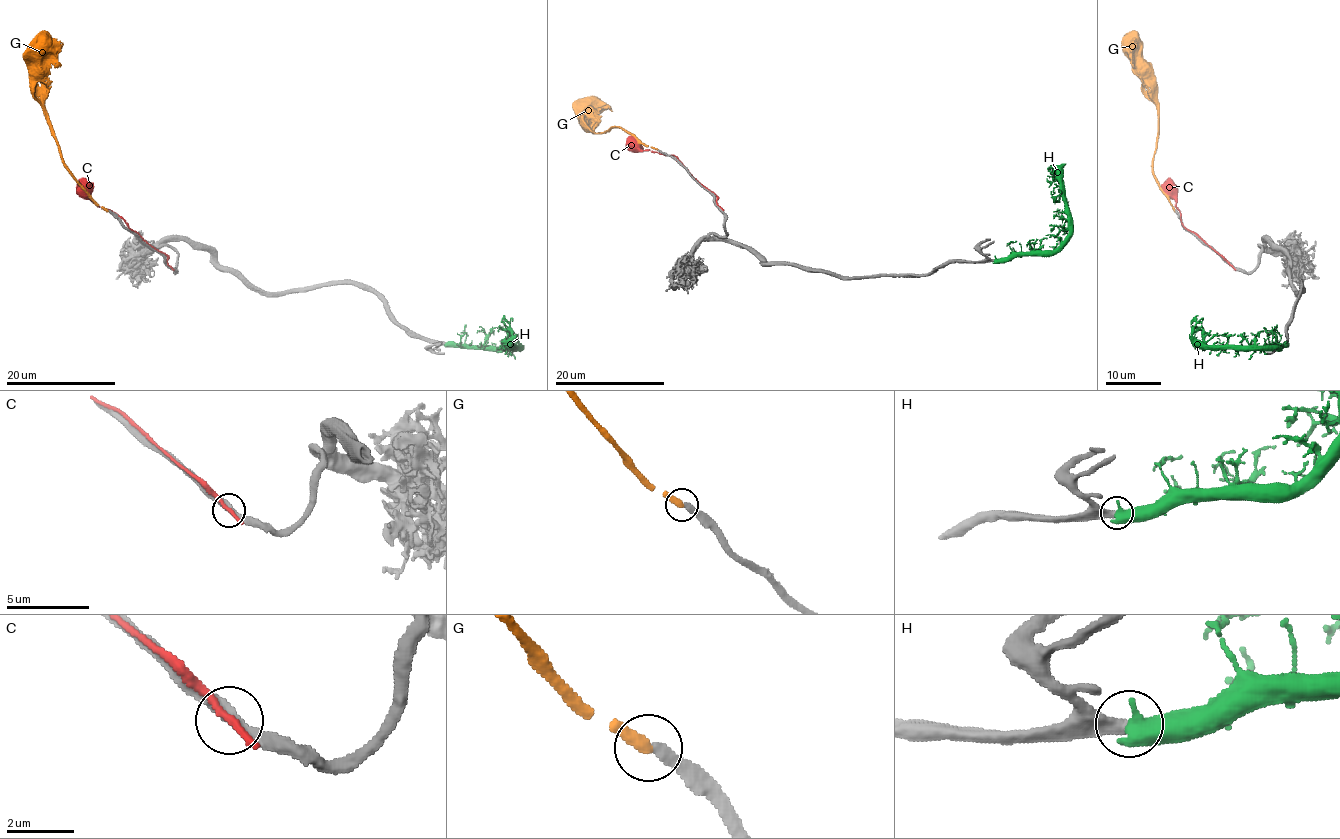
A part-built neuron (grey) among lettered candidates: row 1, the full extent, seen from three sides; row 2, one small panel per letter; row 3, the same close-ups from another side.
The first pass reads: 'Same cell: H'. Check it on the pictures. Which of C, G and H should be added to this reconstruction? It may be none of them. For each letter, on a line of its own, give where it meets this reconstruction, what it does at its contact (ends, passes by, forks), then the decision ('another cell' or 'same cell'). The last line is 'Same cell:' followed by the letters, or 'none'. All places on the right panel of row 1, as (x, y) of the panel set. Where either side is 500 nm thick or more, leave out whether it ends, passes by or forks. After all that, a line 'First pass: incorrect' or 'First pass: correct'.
C: (1231, 265) | it passes by | another cell
G: (1175, 211) | it ends | same cell
H: (1285, 344) | another cell
Same cell: G
First pass: incorrect

